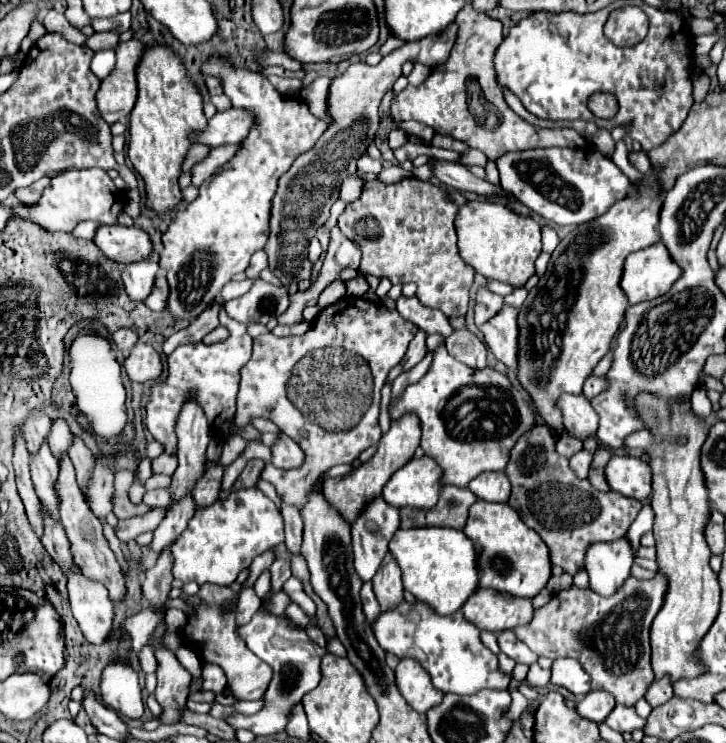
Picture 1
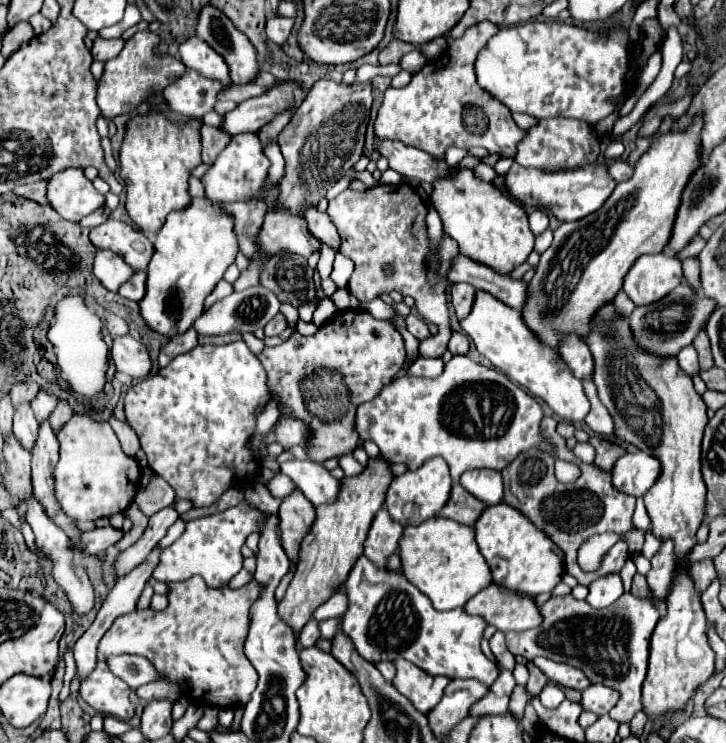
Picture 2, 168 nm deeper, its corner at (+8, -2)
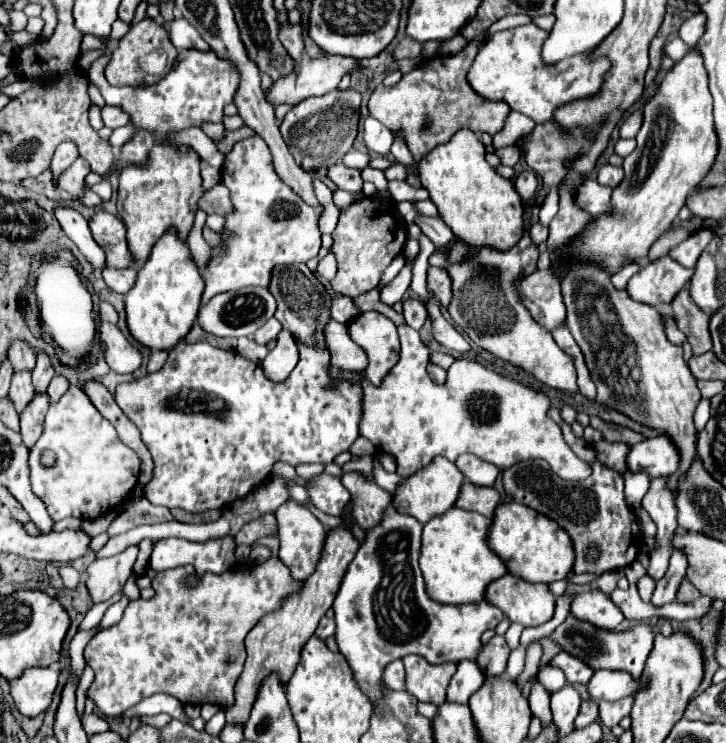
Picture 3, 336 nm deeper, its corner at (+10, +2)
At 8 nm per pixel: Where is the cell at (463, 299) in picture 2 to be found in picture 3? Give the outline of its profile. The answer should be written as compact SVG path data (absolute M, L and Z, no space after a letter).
M429 268L429 272L427 272L427 288L439 298L439 302L443 306L449 304L451 280L449 280L449 274L443 268Z

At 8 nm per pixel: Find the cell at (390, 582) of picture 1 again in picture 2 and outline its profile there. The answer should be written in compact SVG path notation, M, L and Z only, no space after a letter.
M381 508L371 524L369 536L365 540L365 556L377 566L377 568L387 568L389 556L397 552L397 542L403 532L403 526L391 520L385 508Z

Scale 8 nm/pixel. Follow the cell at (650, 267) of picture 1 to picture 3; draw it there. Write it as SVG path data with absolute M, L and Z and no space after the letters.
M663 256L641 268L641 272L629 280L627 292L633 296L633 300L645 302L649 306L671 304L677 292L689 284L691 276L693 270L673 262L669 256Z

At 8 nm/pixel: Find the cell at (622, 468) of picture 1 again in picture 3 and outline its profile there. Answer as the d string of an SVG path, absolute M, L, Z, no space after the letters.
M667 434L635 444L627 456L629 470L647 470L649 476L671 476L679 468L679 448Z

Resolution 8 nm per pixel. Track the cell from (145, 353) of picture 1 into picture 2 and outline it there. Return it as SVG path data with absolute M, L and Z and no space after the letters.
M121 336L113 340L111 358L119 372L129 374L131 378L147 378L151 370L151 360L147 348L137 342L133 336Z

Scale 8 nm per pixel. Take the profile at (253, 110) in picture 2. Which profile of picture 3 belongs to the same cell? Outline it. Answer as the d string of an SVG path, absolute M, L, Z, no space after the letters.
M325 54L323 58L317 58L317 60L303 60L299 64L295 64L295 70L289 74L289 76L283 76L281 80L273 82L271 90L265 94L267 100L277 106L277 104L299 104L301 100L309 98L309 96L321 96L321 94L327 94L331 90L337 88L337 84L341 82L343 76L347 74L353 74L357 70L361 70L361 62L357 58L349 58L349 56L337 56L337 54Z

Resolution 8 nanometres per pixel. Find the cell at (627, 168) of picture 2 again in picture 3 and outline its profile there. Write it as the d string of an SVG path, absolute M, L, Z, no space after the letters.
M605 164L605 166L599 168L599 176L597 176L597 182L599 182L599 184L617 188L621 180L623 180L623 168L615 168L615 166L611 166L611 164Z

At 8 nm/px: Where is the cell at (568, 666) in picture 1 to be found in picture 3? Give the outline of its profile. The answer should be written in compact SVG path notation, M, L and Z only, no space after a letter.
M561 650L557 656L553 656L551 664L565 672L565 678L567 678L569 684L587 684L591 680L591 676L593 676L591 666L587 666L583 660L571 656L565 650Z

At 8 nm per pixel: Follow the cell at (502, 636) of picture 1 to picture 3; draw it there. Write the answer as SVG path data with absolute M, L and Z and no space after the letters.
M493 636L487 644L481 646L481 650L477 654L477 664L485 674L495 676L495 674L505 672L507 658L509 658L509 646L507 646L505 638Z

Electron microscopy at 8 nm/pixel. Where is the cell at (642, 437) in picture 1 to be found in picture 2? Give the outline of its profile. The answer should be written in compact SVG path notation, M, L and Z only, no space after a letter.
M585 380L585 382L583 382L583 388L585 388L585 394L587 394L589 402L591 402L591 412L589 412L587 418L585 418L589 430L595 432L595 434L599 434L599 436L605 436L605 438L615 436L613 418L611 418L611 414L607 412L607 408L603 408L601 400L597 398L597 388L595 388L595 384L593 384L591 380Z

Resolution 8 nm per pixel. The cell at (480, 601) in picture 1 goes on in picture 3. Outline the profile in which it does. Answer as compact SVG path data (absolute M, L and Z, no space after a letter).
M505 574L489 584L485 600L497 604L511 622L541 626L551 620L557 598L549 590L549 584L531 584L523 578Z

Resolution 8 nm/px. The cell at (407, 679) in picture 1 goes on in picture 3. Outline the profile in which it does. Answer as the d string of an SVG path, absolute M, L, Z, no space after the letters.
M405 656L403 658L405 672L407 672L407 692L413 694L419 702L443 704L447 698L447 686L451 676L455 674L453 662L445 664L429 664L421 656Z

